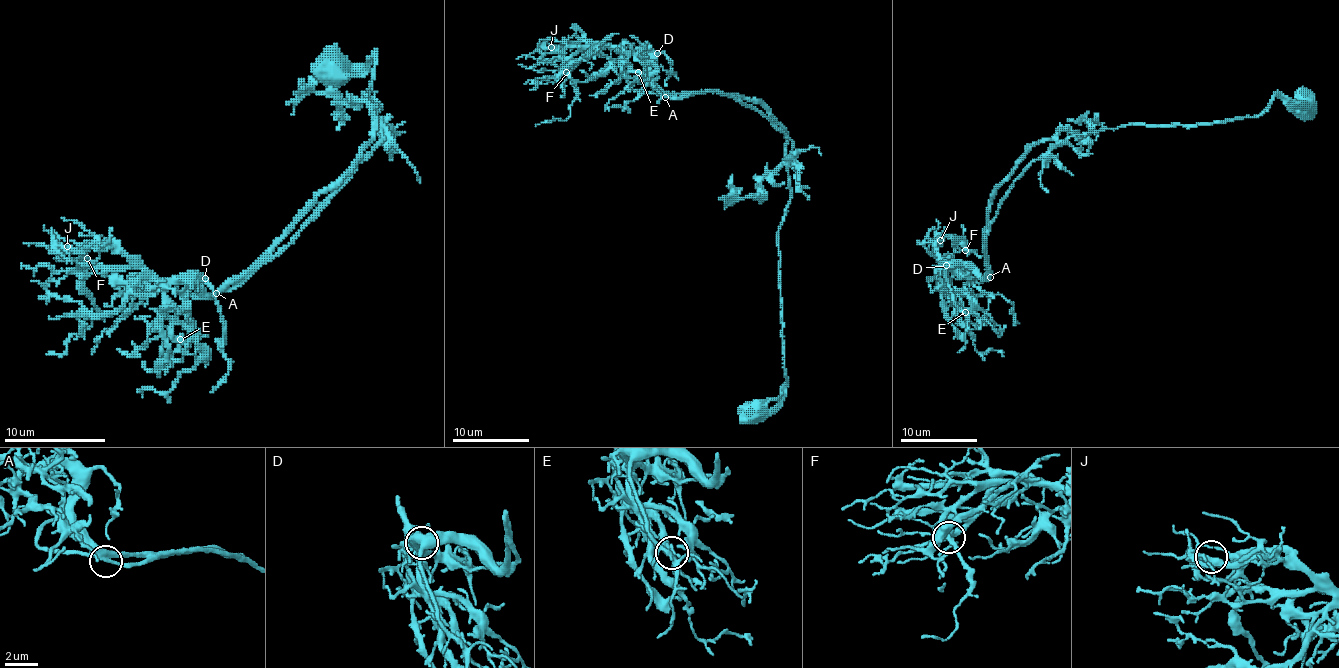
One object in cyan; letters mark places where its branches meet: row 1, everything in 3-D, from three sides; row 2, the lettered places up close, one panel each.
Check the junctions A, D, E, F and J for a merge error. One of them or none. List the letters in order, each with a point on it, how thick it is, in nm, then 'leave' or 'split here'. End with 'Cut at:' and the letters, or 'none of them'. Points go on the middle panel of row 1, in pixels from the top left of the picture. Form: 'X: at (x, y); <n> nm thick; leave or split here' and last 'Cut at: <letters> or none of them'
A: at (665, 97); 360 nm thick; leave
D: at (657, 53); 400 nm thick; leave
E: at (638, 72); 320 nm thick; leave
F: at (566, 72); 340 nm thick; leave
J: at (551, 47); 320 nm thick; leave
Cut at: none of them

